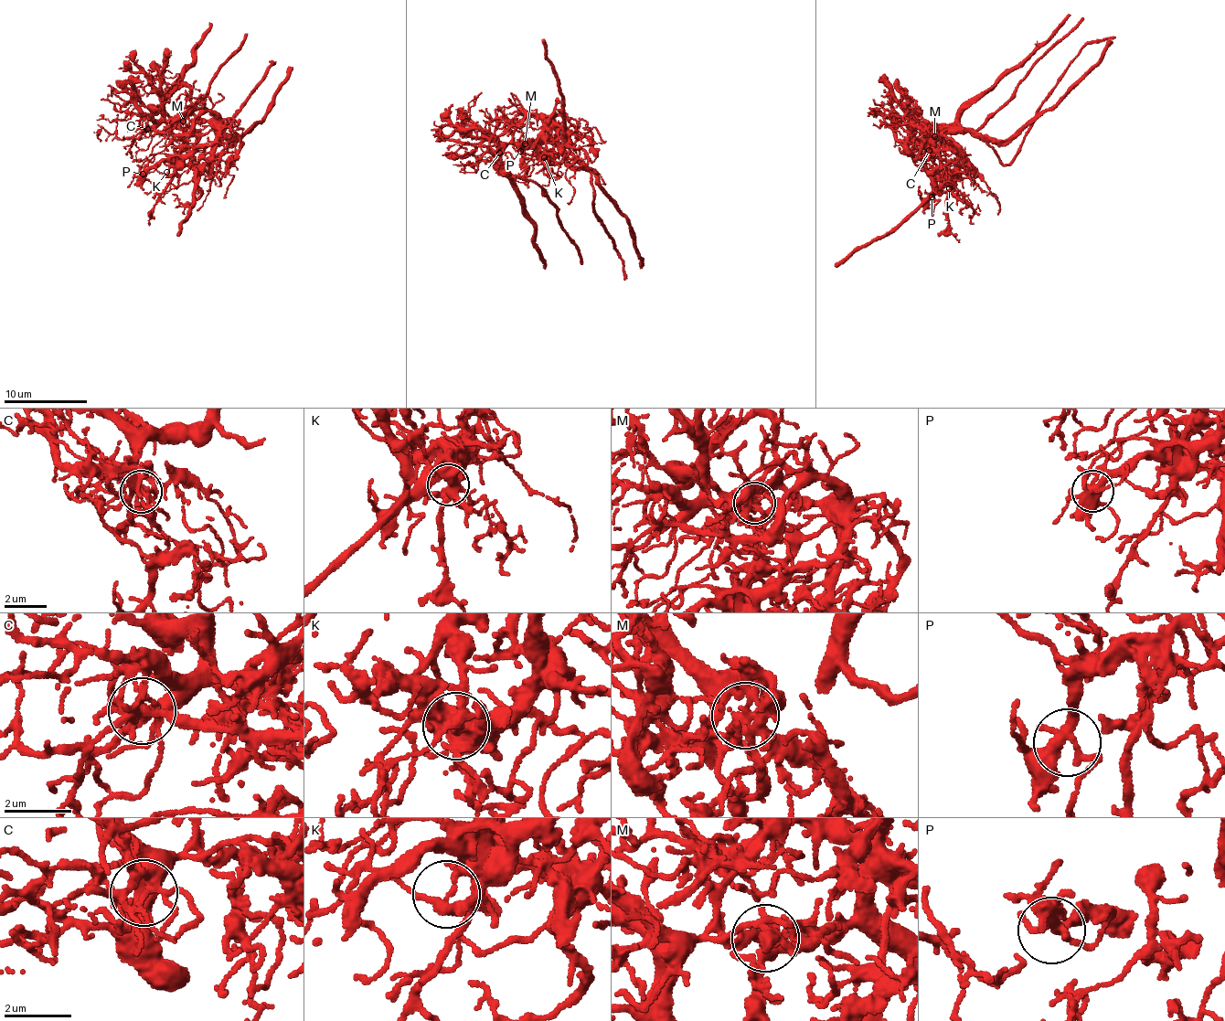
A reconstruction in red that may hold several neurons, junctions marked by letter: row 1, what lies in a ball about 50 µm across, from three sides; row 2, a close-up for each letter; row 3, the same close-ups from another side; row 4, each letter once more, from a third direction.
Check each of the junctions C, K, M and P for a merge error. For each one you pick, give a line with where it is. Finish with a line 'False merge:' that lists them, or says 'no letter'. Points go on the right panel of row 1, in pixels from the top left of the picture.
K: Place: (949, 188)
M: Place: (934, 136)
False merge: K, M

